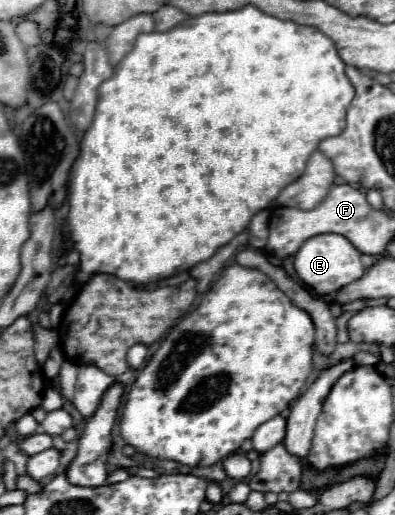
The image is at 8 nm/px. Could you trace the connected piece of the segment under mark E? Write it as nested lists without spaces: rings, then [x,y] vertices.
[[[326,233],[308,239],[294,257],[294,269],[302,283],[306,283],[316,293],[336,293],[340,287],[360,279],[364,275],[364,265],[360,261],[360,251],[342,235]]]

